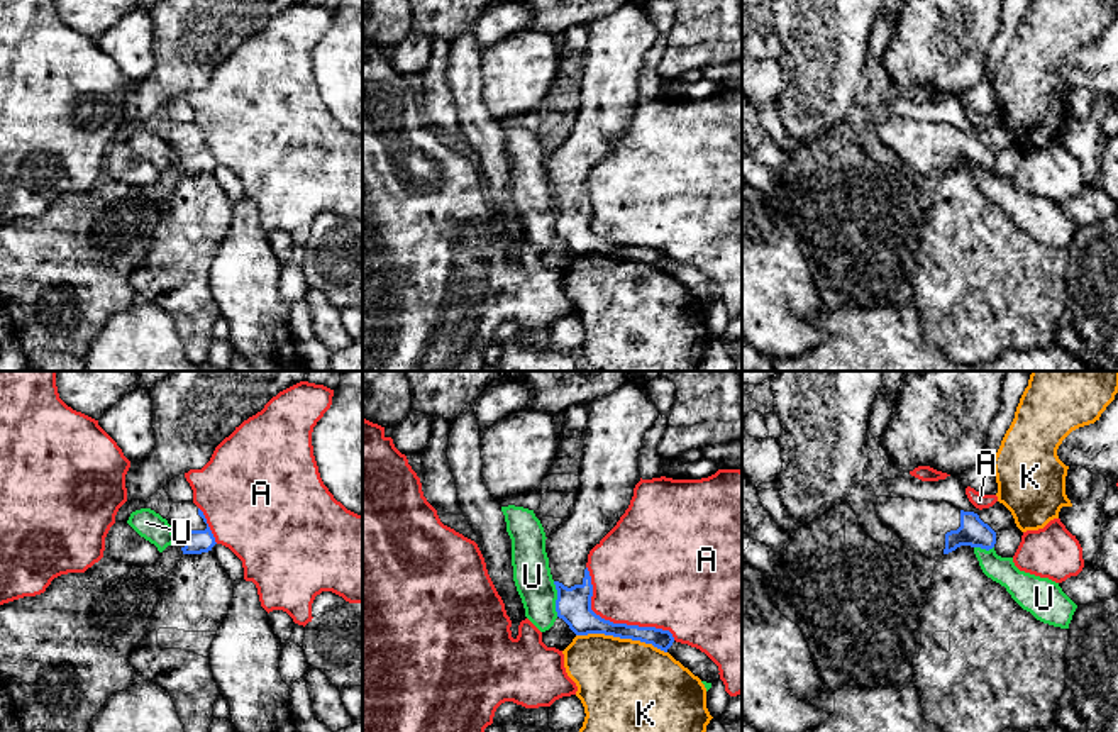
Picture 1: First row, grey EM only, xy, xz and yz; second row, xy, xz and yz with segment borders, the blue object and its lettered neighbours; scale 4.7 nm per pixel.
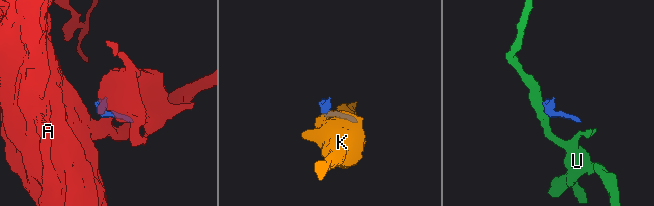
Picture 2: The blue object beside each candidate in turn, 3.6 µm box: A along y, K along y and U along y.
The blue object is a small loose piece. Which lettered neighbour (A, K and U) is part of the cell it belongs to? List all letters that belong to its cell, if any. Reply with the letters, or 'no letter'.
no letter

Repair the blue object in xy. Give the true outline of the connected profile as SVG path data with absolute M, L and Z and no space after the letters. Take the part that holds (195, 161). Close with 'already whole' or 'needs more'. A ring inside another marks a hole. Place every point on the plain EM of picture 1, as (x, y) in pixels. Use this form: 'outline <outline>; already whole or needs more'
outline M173 124L166 137L183 175L202 175L217 164L203 132L193 124Z; needs more

